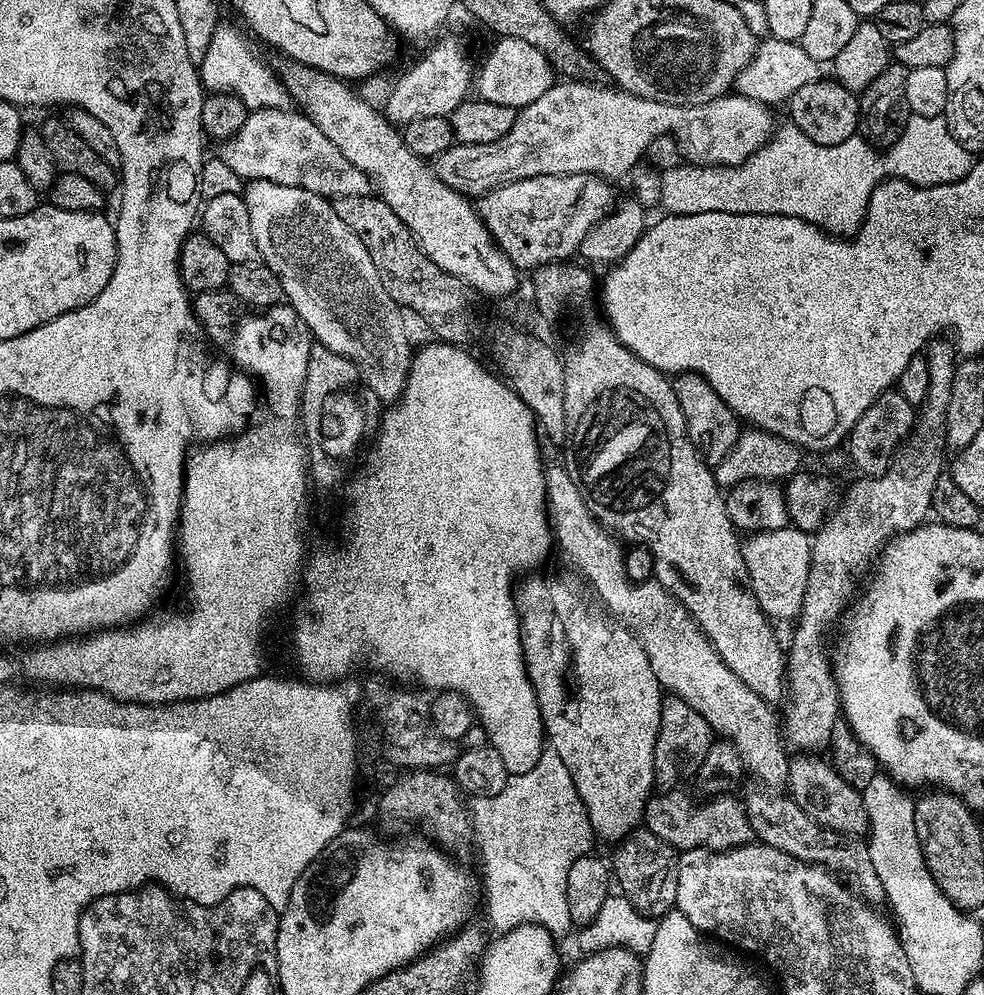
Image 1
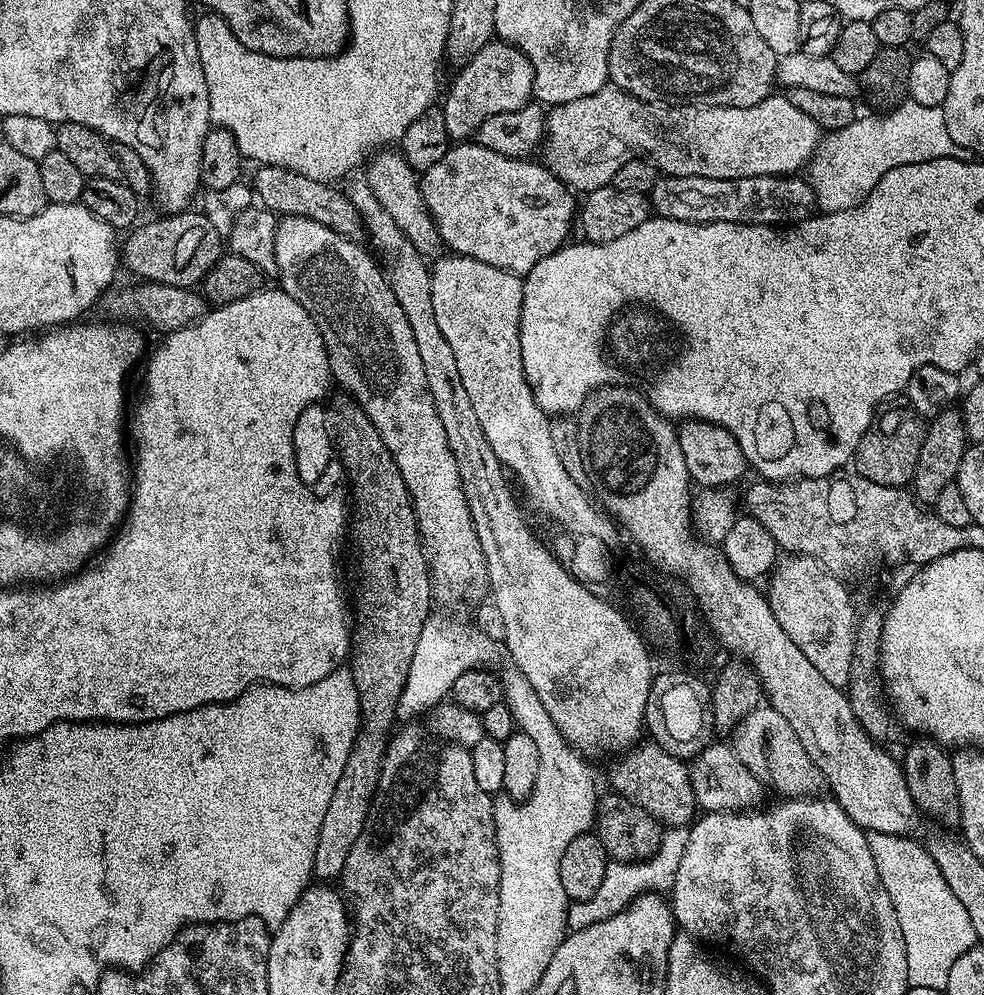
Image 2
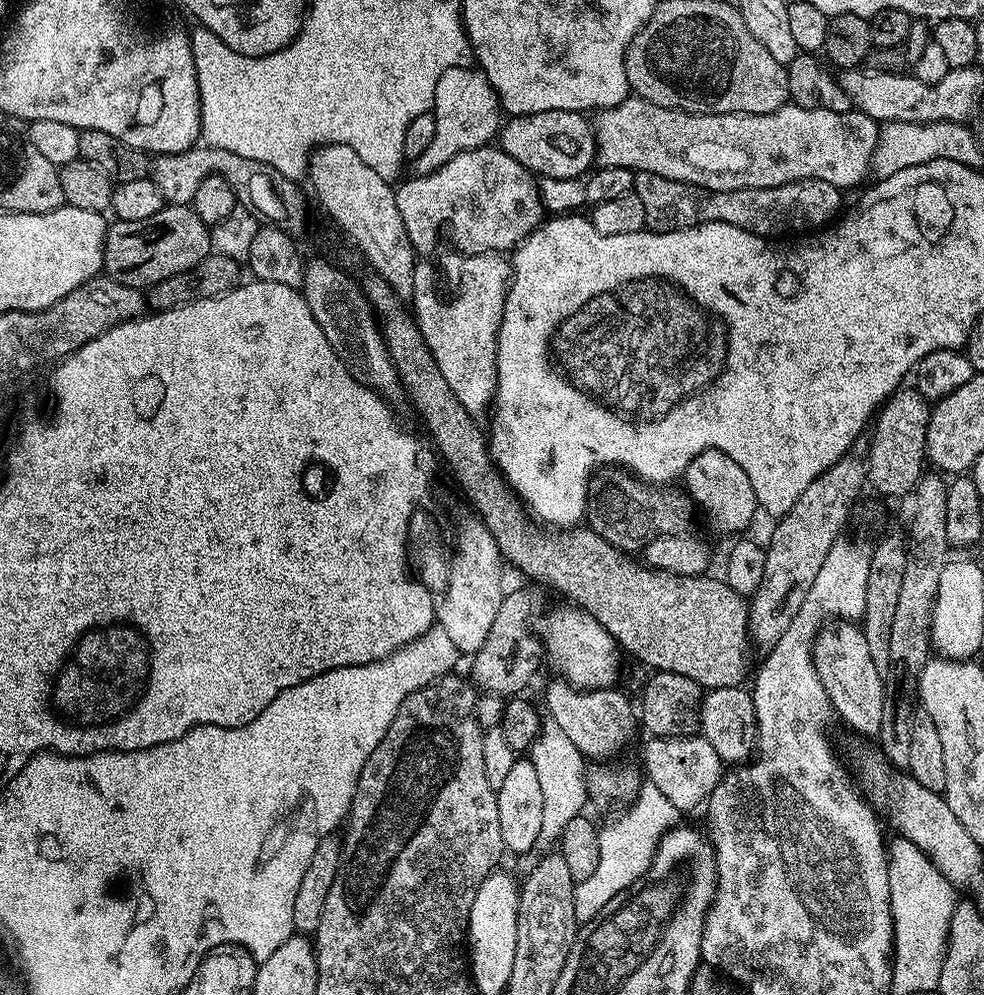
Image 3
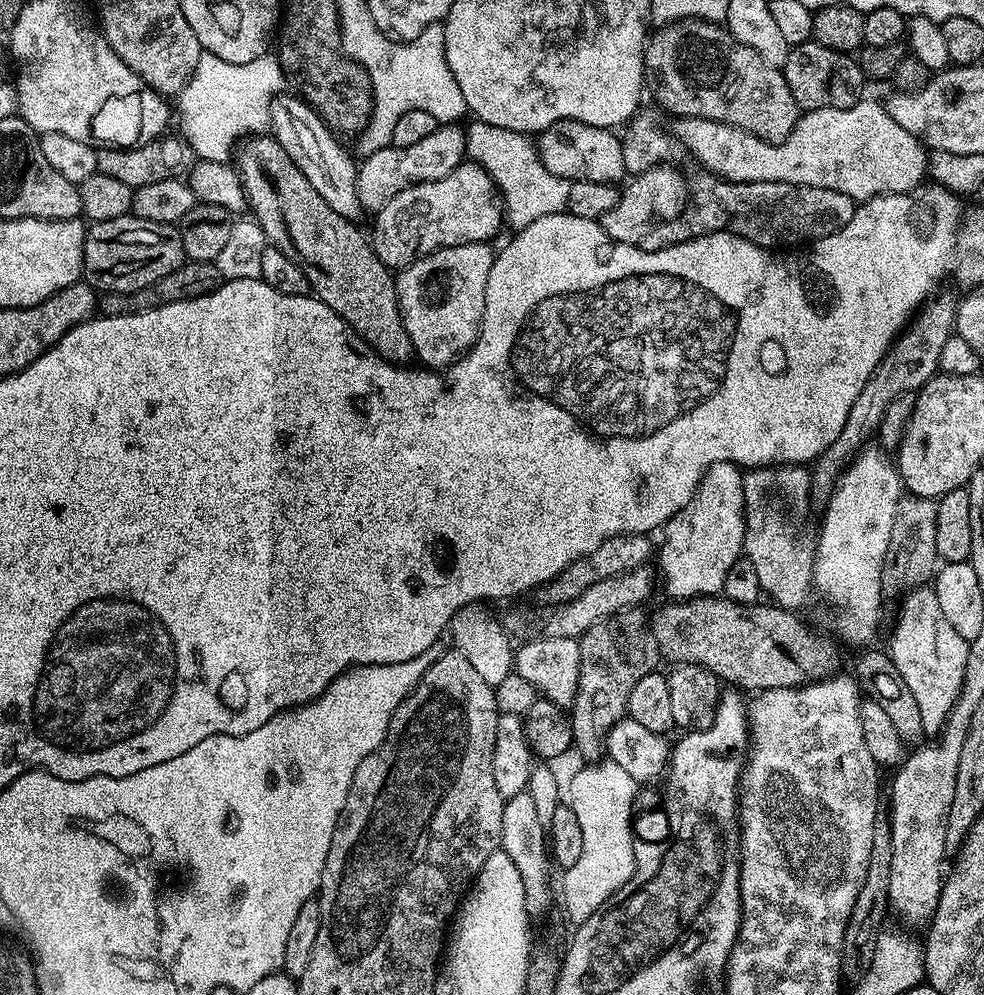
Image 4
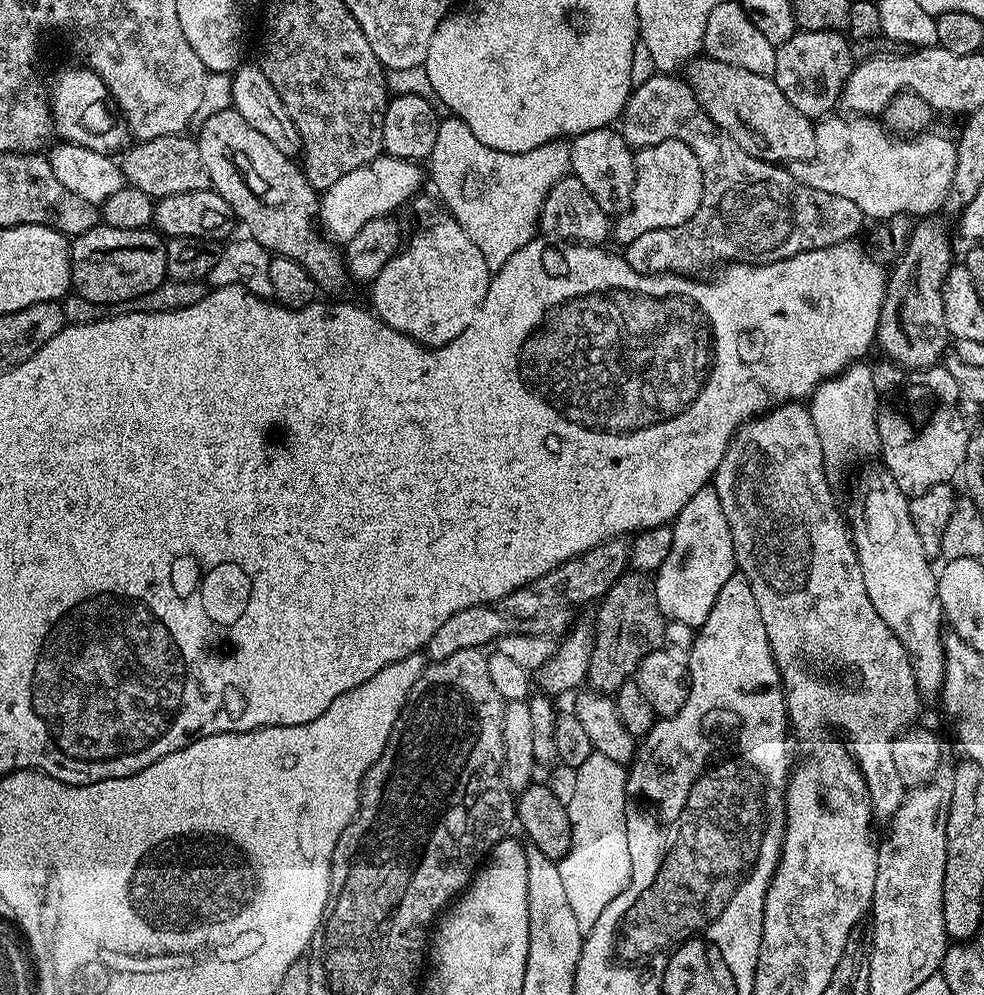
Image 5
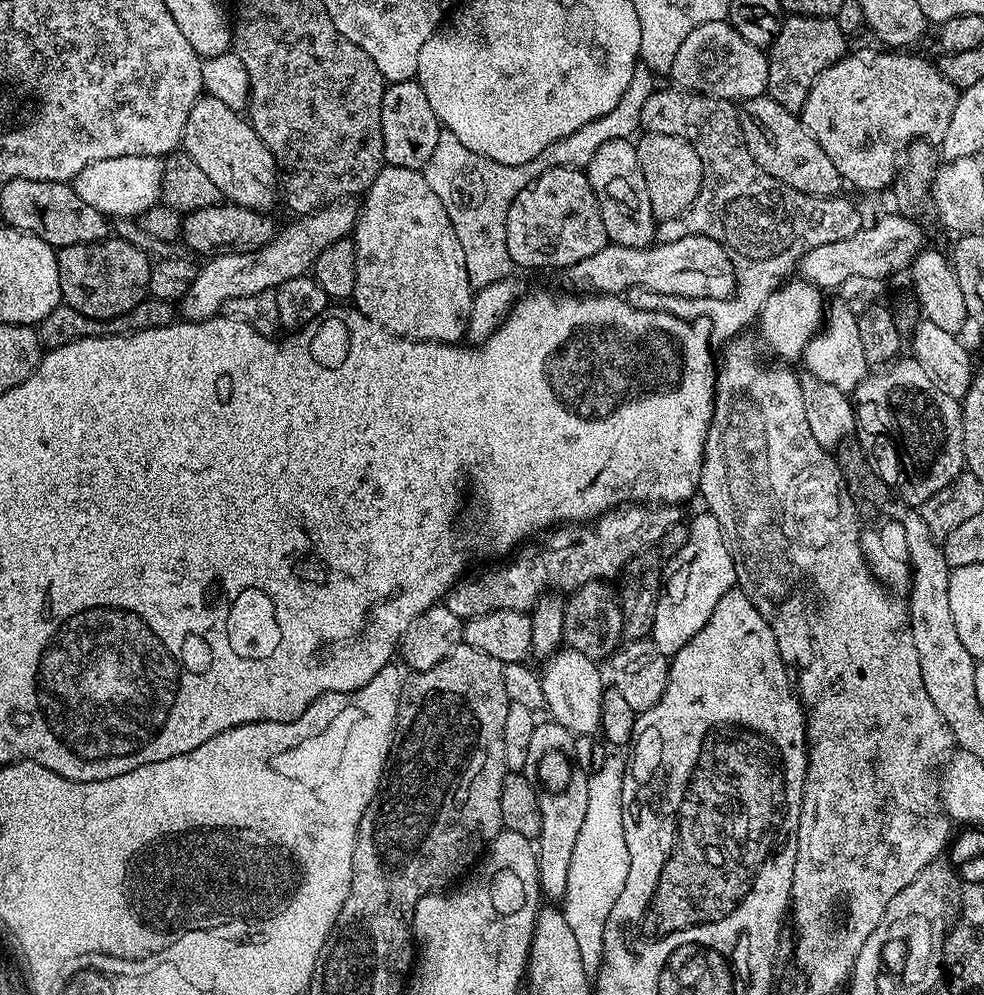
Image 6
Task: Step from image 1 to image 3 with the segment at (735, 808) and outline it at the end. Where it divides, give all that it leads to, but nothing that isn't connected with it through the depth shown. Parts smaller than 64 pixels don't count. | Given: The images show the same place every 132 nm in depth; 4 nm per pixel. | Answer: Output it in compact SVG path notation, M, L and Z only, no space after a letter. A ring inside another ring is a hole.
M555 678L548 684L548 689L544 692L544 704L548 707L551 723L558 726L558 730L562 730L562 734L566 734L566 738L570 738L570 742L574 742L574 746L578 746L578 750L586 758L591 758L596 762L604 762L609 758L616 758L620 751L627 746L632 740L632 735L636 732L636 724L638 728L638 716L634 711L634 704L631 704L622 693L619 687L610 688L589 688L581 690L573 688L567 680L563 678Z

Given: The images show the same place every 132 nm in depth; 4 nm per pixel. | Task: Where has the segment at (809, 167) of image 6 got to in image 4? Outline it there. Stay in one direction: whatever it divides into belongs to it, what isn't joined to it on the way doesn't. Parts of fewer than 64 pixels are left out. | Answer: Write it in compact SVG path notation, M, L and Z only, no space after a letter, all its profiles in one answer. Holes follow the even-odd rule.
M676 20L655 31L644 49L644 78L665 113L733 124L772 144L783 142L800 121L802 110L786 86L783 71L735 40L723 23Z

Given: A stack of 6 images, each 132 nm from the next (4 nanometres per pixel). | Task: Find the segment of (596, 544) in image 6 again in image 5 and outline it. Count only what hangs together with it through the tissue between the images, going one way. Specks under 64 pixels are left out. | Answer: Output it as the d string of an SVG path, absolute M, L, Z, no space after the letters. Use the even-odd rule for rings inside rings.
M620 538L607 540L596 547L566 561L562 566L536 578L534 582L512 591L500 602L501 609L513 619L536 617L550 609L570 608L572 604L584 604L601 599L610 586L623 575L630 560L629 545Z

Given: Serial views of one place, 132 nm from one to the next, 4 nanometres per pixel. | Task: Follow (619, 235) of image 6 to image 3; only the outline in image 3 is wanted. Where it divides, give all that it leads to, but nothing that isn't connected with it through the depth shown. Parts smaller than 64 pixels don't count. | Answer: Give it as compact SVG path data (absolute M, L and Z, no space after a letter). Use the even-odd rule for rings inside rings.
M546 110L529 116L505 119L498 133L498 146L506 154L510 154L514 162L518 162L537 177L580 178L593 167L596 158L596 133L585 113Z

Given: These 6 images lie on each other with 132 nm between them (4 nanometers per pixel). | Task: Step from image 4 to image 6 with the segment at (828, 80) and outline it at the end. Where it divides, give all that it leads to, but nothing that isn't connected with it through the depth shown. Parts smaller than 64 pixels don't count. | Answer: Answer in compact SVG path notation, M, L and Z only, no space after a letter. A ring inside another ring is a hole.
M788 16L776 31L776 36L766 49L768 57L768 87L766 95L778 106L799 113L814 82L834 62L838 62L849 51L849 41L838 30L836 19L813 16Z

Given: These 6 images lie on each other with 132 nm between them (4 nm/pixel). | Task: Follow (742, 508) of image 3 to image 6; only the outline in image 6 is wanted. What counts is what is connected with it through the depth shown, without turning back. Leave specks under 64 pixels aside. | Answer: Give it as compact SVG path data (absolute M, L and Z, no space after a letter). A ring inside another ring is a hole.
M700 510L693 520L687 521L687 525L686 544L682 546L682 550L678 550L676 556L667 561L664 568L664 579L660 597L656 603L650 637L654 646L658 646L660 653L669 658L675 656L678 650L682 650L682 646L686 646L686 642L690 642L690 638L694 638L694 634L698 634L698 630L702 630L702 626L706 626L710 614L714 614L714 606L718 606L718 598L722 598L722 594L731 592L737 587L734 562L730 558L728 543L725 542L722 530L718 526L718 518L714 518L712 512Z

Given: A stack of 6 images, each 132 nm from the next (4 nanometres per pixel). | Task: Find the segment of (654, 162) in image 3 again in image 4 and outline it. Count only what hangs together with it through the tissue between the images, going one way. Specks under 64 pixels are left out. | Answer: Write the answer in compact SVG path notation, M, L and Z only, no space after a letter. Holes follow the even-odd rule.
M862 98L849 108L823 108L804 112L794 130L780 144L758 138L733 124L714 122L706 118L682 116L673 119L670 132L680 139L680 144L697 160L699 167L713 172L724 180L734 182L790 182L802 186L818 186L826 190L838 190L850 199L863 202L887 192L914 192L925 183L928 172L928 157L925 145L910 130L902 130L894 118L890 118L883 103L875 104Z

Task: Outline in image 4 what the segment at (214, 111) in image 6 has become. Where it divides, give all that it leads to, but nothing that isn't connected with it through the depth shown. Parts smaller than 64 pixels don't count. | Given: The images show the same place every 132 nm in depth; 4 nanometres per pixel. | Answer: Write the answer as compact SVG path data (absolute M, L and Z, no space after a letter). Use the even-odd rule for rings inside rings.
M253 134L247 137L239 145L235 156L234 164L238 169L240 182L244 185L248 208L256 223L262 226L269 245L285 252L298 265L302 274L306 274L316 299L337 312L383 360L391 360L401 366L407 365L414 353L410 334L406 334L406 326L400 313L396 276L393 269L387 268L378 254L374 254L371 239L365 233L363 236L355 228L357 225L353 221L338 214L338 210L334 210L330 202L326 202L326 198L322 198L318 190L314 190L314 186L310 186L306 174L302 174L302 170L294 166L290 154L286 154L286 150L282 150L280 143L271 135Z

